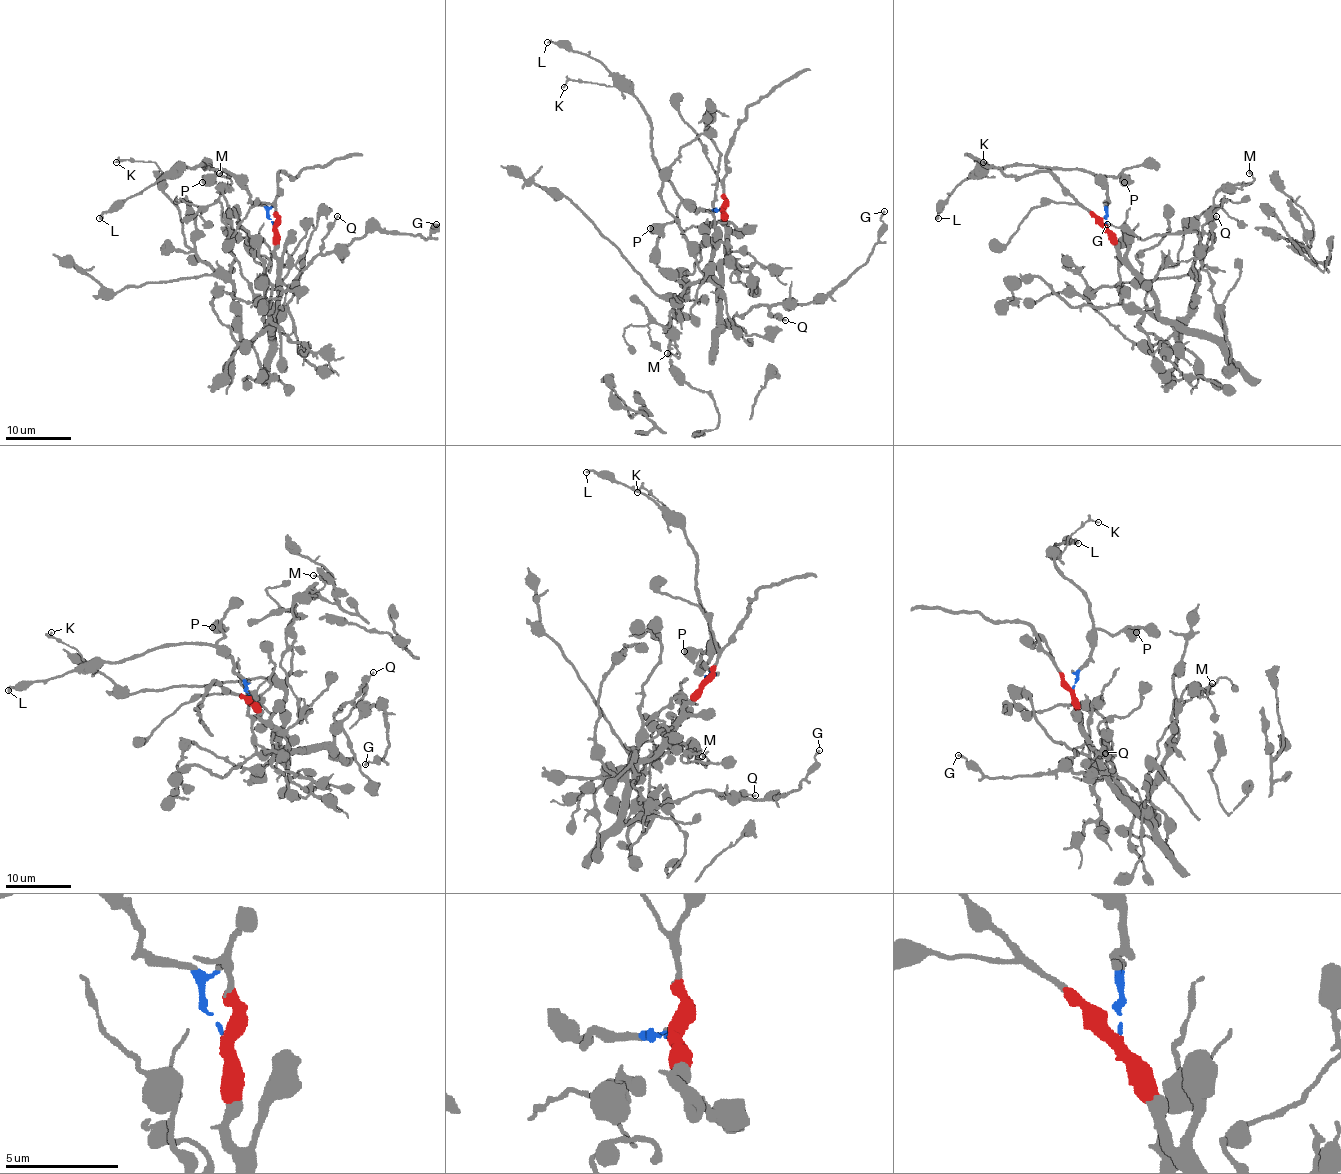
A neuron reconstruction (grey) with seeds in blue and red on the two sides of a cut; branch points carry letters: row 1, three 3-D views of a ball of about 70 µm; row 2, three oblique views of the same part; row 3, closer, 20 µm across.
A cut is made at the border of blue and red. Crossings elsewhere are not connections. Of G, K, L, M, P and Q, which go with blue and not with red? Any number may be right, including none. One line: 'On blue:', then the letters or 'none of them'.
On blue: K, L, P

